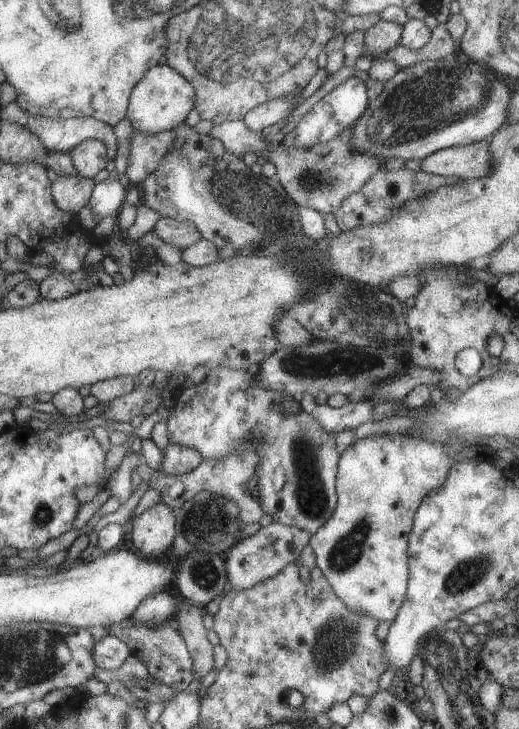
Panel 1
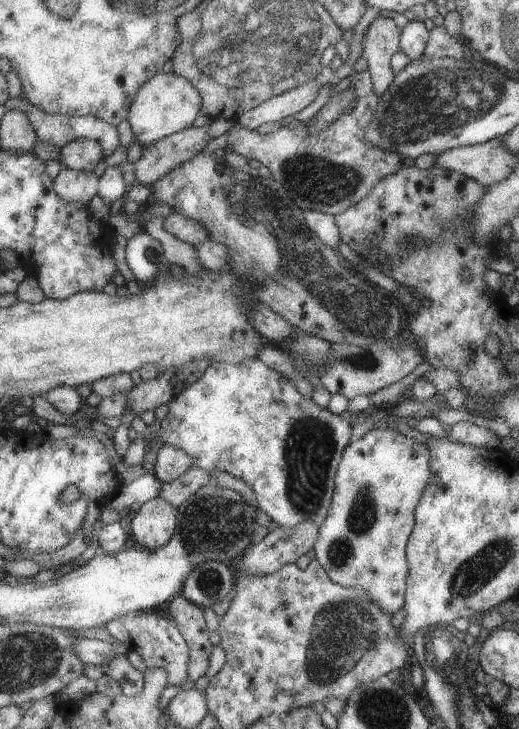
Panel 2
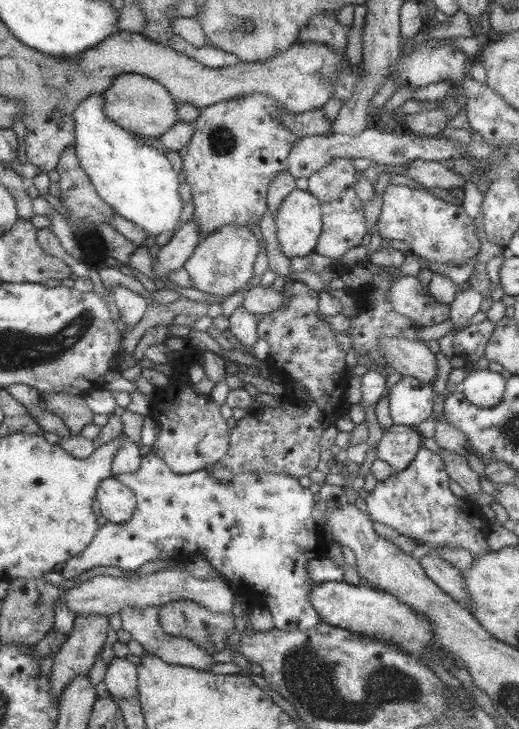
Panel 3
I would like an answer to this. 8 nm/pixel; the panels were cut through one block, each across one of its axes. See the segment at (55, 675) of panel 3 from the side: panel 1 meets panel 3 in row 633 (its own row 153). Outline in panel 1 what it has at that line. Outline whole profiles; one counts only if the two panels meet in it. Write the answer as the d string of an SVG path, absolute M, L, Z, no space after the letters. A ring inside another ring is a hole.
M85 139L77 143L68 154L78 176L87 179L93 178L99 170L103 170L109 159L106 145L97 139Z

